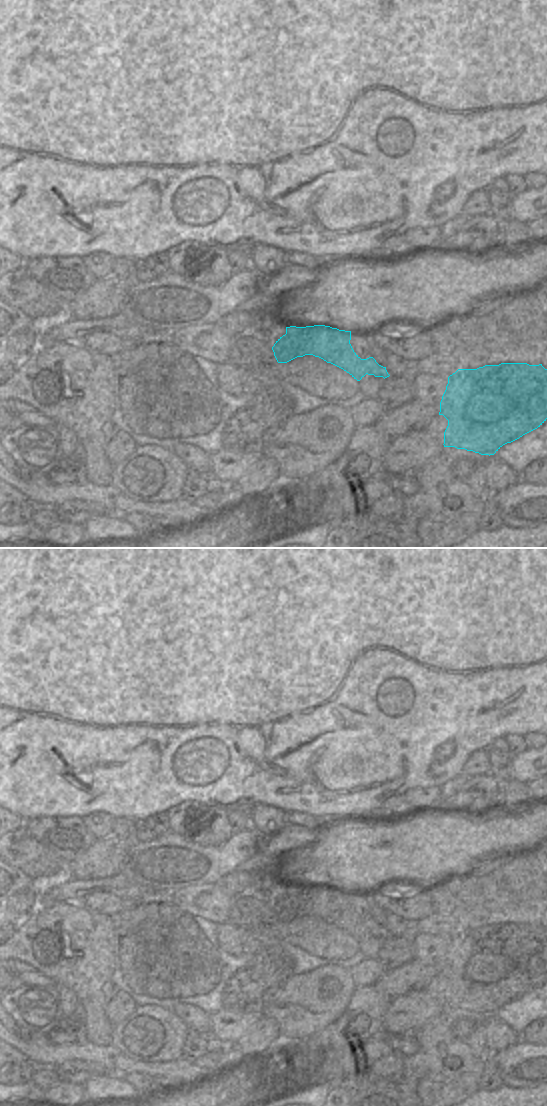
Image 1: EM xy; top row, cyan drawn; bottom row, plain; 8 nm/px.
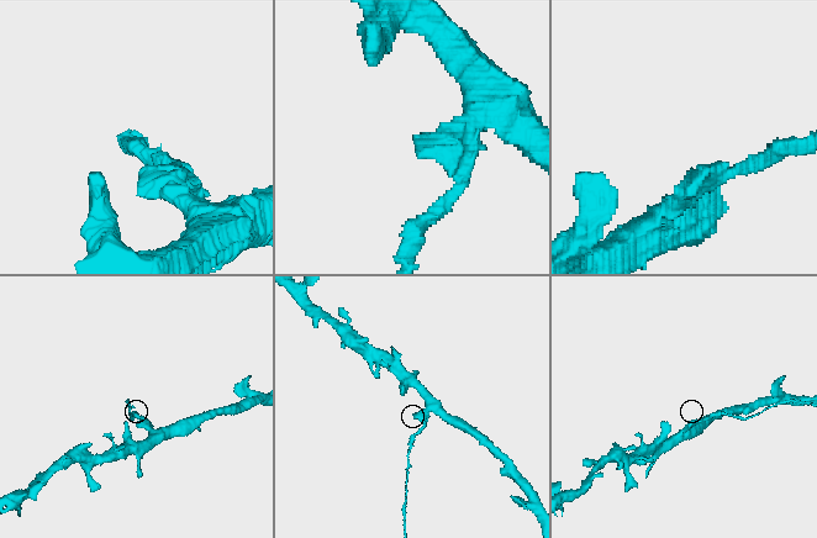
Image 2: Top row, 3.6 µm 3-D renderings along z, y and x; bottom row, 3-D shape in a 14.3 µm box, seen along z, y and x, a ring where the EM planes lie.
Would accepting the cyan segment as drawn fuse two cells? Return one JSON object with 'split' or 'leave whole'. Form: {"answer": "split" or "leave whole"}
{"answer": "split"}

